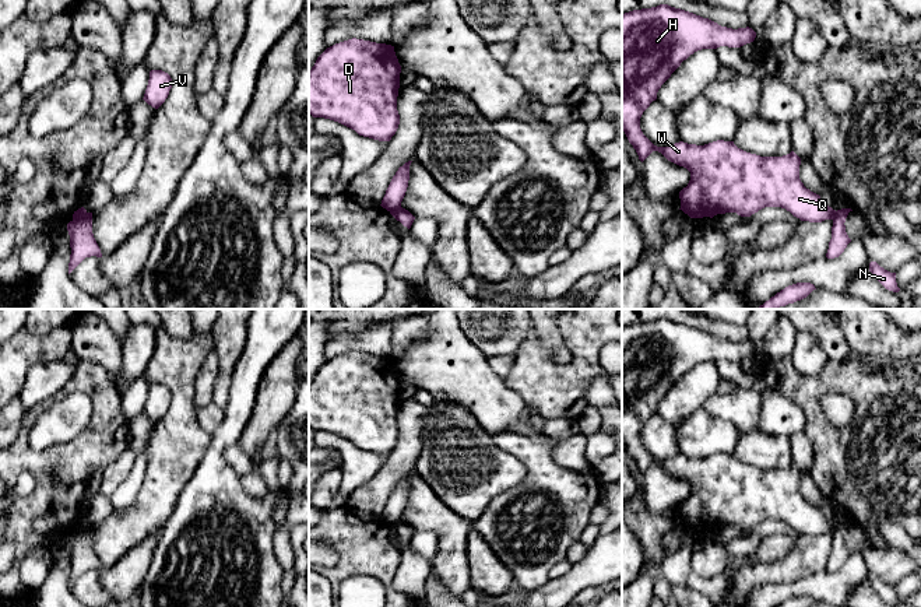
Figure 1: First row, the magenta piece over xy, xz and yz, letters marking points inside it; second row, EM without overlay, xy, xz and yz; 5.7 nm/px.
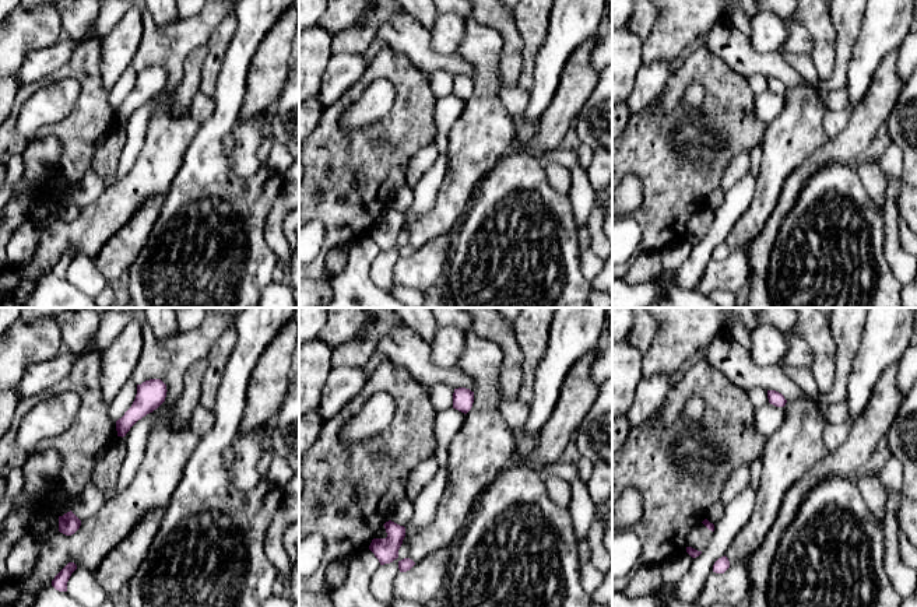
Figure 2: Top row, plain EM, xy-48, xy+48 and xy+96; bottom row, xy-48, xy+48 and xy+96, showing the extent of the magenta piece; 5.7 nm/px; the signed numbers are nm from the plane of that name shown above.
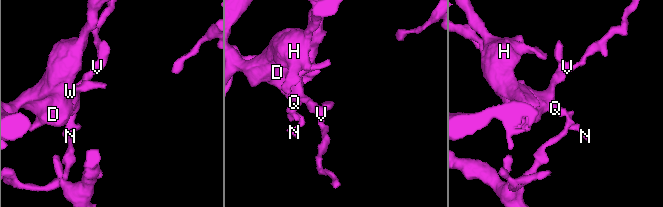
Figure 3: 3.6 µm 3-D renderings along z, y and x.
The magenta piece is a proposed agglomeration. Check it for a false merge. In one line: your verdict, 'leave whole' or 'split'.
split

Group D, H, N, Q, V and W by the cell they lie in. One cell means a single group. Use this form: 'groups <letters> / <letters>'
groups D H Q V W / N

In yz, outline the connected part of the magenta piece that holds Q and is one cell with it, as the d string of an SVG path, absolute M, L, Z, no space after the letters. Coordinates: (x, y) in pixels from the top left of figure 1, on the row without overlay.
M668 317L622 327L622 443L641 476L653 464L658 464L668 474L690 485L688 499L679 505L679 523L690 531L713 531L725 526L750 530L764 520L781 520L801 534L833 533L836 523L801 495L801 471L794 464L783 470L760 470L738 462L734 455L724 453L704 459L679 455L668 460L657 460L640 442L643 425L657 413L661 399L690 368L720 359L741 361L755 351L756 345L749 340L738 343L721 340L709 331Z

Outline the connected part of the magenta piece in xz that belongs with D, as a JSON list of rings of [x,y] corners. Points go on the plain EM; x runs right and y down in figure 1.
[[[356,351],[335,357],[309,385],[309,427],[390,455],[400,438],[400,386],[391,358]]]

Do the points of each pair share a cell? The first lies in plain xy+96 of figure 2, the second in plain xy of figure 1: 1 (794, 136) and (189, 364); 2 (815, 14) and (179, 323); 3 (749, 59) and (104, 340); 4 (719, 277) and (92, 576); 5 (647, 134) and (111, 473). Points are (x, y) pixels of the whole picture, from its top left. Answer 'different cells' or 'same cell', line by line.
1: same cell
2: same cell
3: same cell
4: different cells
5: different cells

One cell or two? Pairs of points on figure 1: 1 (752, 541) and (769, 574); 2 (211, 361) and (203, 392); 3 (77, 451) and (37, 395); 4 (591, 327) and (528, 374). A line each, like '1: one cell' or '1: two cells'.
1: two cells
2: one cell
3: two cells
4: one cell

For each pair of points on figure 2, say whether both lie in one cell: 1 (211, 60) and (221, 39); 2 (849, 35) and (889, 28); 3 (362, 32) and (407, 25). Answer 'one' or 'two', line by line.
1: one
2: two
3: two

